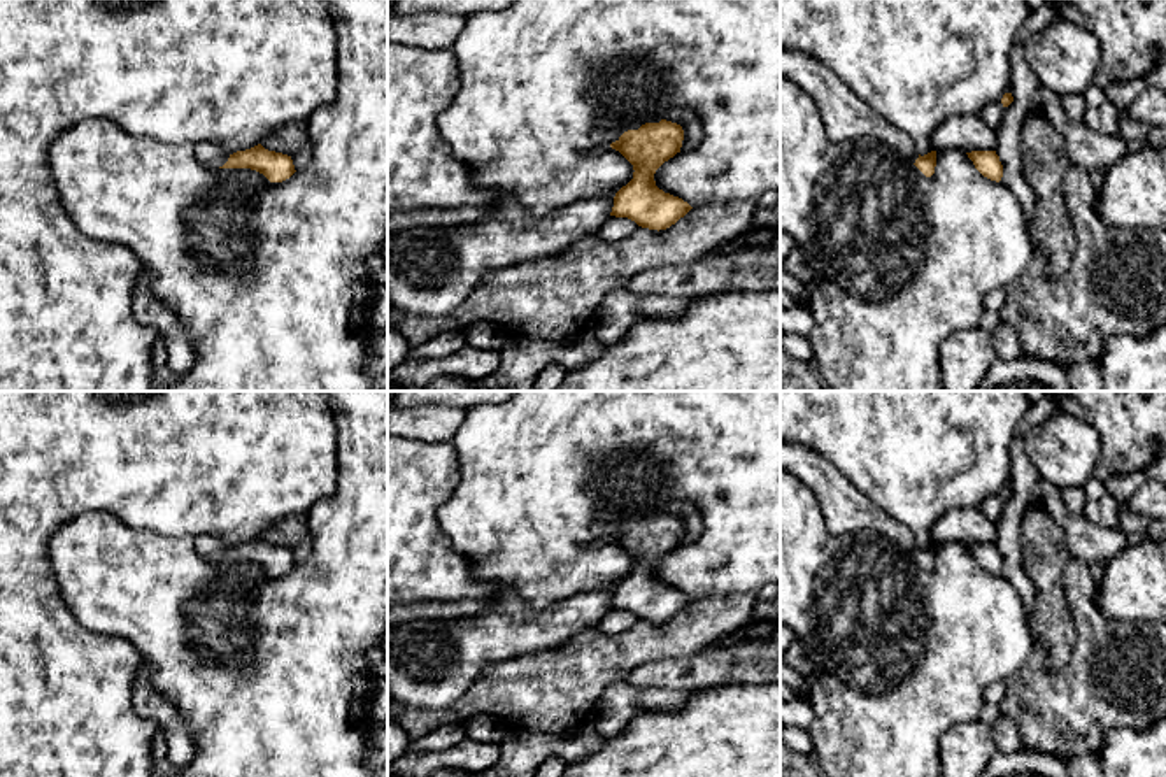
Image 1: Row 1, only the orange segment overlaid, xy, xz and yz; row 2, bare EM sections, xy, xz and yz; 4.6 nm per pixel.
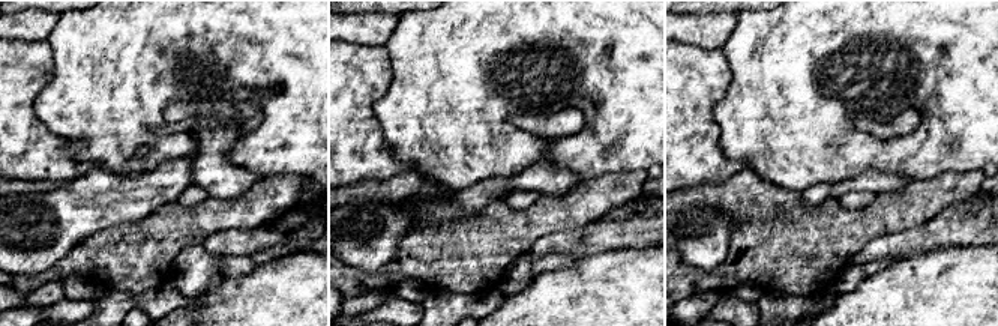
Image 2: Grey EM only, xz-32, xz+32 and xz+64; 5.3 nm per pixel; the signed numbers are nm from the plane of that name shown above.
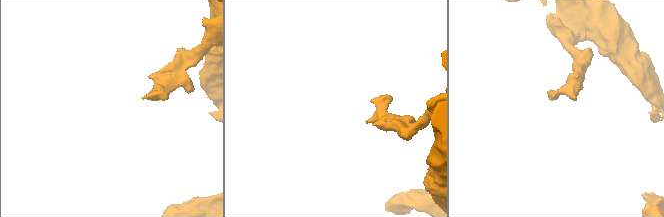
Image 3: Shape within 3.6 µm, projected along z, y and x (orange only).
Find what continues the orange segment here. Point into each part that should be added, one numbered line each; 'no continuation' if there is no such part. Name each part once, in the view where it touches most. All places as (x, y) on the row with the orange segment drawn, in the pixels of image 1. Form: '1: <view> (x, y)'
1: xz (605, 134)

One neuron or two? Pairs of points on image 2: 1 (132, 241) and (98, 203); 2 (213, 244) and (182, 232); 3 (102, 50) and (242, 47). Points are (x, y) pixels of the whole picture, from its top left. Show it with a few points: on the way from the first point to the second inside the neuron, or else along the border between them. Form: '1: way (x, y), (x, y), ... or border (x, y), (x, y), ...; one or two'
1: border (152, 212), (135, 221), (120, 223), (86, 238); two
2: border (237, 229), (213, 230), (201, 244); two
3: way (137, 50), (144, 44), (207, 44); one

